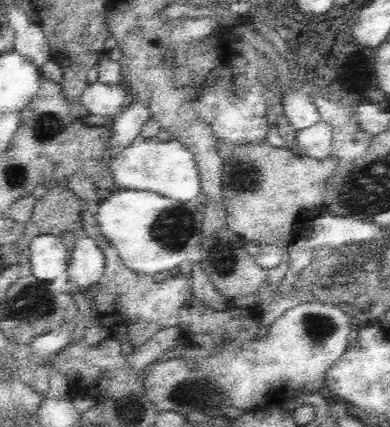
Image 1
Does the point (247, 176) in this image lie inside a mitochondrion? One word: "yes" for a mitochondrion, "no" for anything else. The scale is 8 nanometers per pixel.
yes

